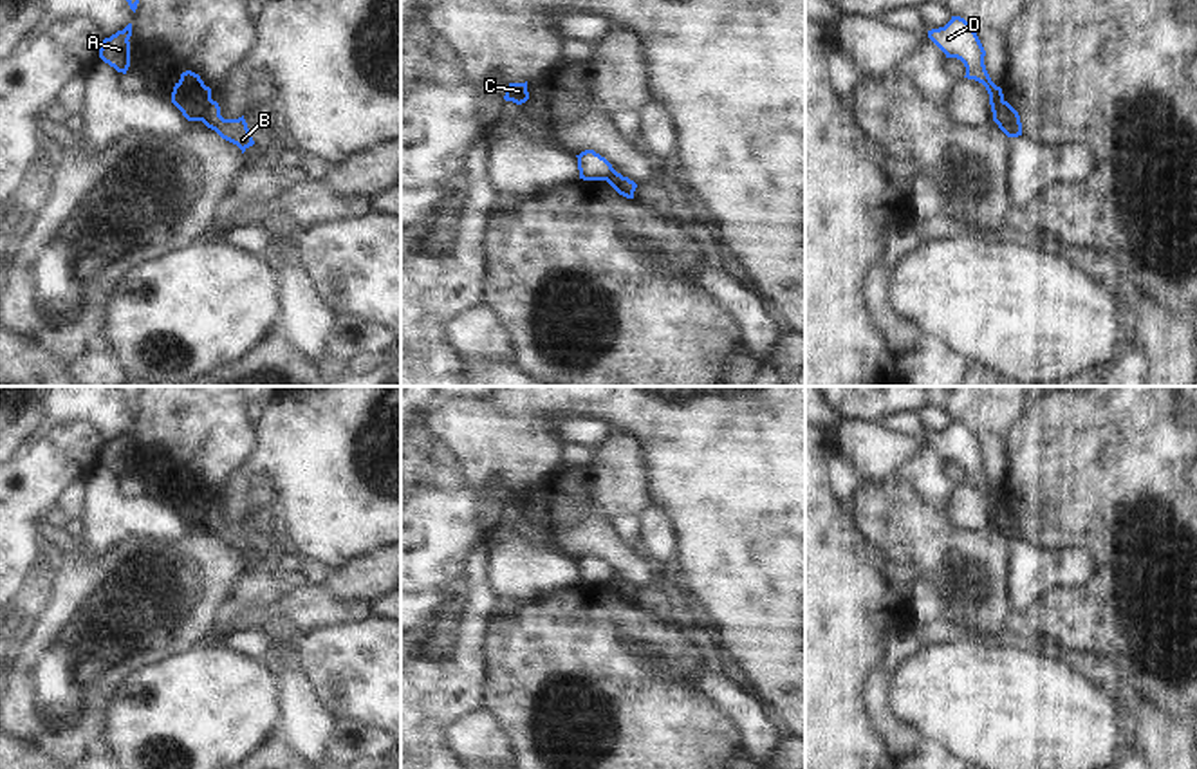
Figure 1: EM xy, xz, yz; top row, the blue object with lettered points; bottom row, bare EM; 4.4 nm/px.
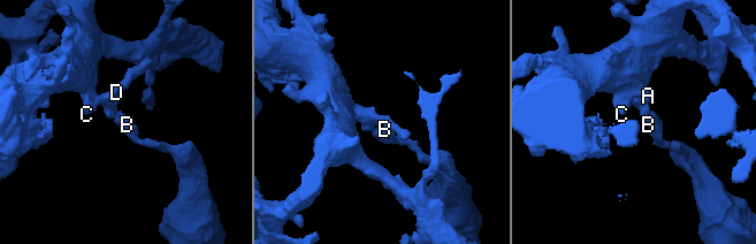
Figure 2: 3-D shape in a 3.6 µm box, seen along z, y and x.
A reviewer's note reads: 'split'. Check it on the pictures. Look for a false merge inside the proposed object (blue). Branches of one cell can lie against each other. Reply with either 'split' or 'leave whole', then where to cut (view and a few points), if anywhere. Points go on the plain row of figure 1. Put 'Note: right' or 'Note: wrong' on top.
Note: right
split; cut in xy along (212, 504), (197, 524)

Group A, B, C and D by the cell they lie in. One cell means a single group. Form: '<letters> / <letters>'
A C D / B

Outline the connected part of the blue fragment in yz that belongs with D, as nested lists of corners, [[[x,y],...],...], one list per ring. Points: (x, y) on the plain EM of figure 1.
[[[951,421],[944,431],[928,435],[928,442],[946,459],[946,462],[957,462],[964,468],[964,482],[975,484],[986,491],[993,516],[1004,504],[1004,498],[1002,493],[991,486],[986,475],[986,455],[975,433],[964,422]]]

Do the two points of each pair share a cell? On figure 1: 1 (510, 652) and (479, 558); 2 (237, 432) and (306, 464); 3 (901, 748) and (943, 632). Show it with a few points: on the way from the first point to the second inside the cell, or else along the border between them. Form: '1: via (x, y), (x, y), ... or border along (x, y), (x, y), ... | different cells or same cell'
1: border along (504, 607), (490, 620), (482, 650) | different cells
2: border along (255, 428), (253, 450), (230, 475) | different cells
3: via (887, 713), (881, 708), (881, 677), (909, 645) | same cell

